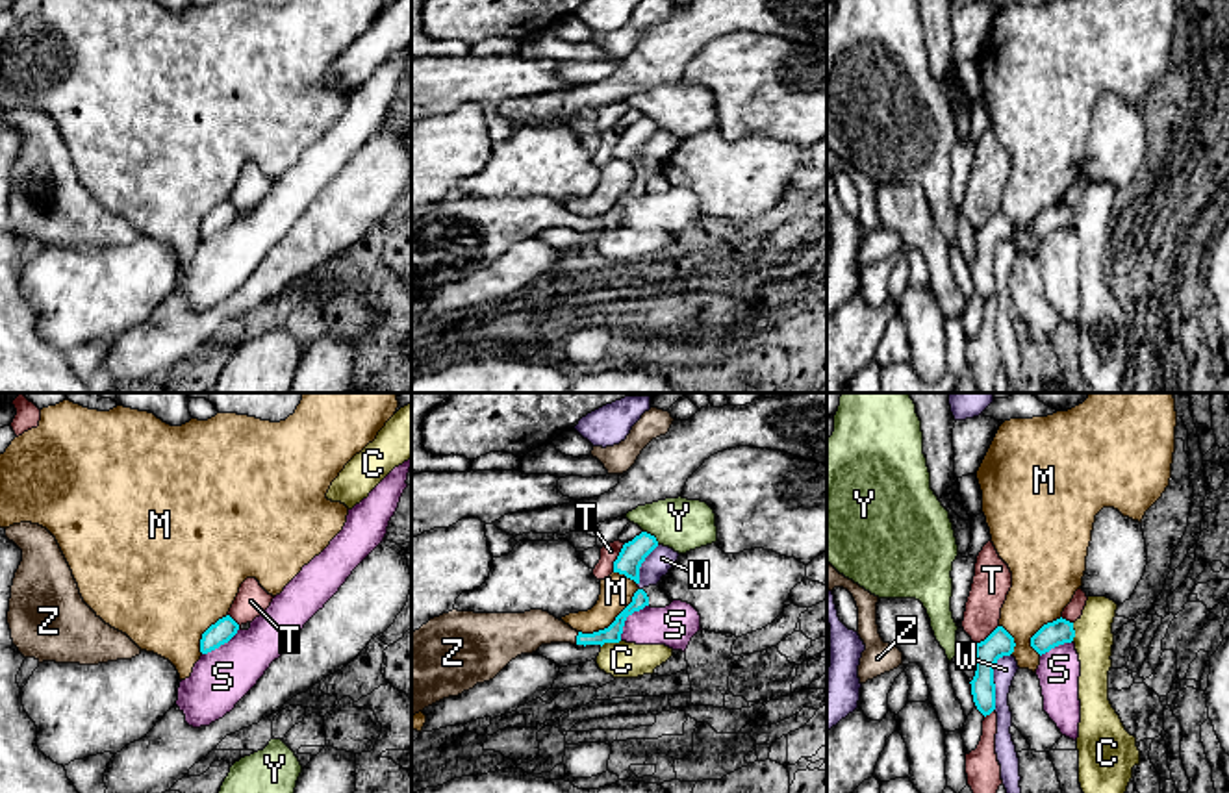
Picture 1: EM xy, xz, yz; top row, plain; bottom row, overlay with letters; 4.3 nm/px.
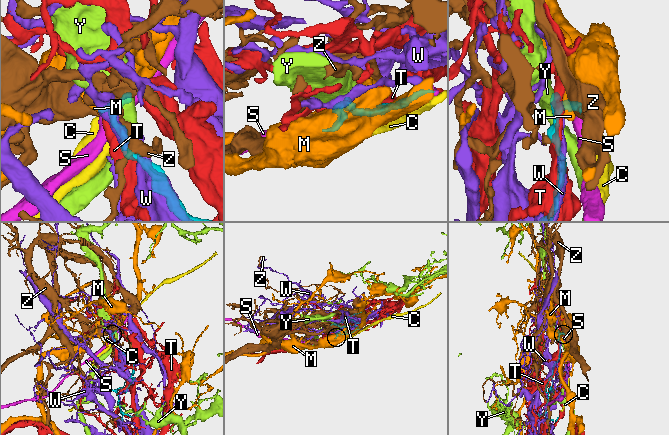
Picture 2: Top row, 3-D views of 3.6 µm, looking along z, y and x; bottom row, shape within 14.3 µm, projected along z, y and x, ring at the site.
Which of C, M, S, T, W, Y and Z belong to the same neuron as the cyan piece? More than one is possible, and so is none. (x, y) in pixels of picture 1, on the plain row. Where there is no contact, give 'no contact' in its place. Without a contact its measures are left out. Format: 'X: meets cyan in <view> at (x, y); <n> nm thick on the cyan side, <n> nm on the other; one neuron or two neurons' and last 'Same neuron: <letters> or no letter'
C: meets cyan in xz at (610, 226); 80 nm thick on the cyan side, 160 nm on the other; two neurons
M: meets cyan in xz at (614, 206); 80 nm thick on the cyan side, 140 nm on the other; two neurons
S: meets cyan in xz at (625, 204); 80 nm thick on the cyan side, 180 nm on the other; two neurons
T: meets cyan in xz at (618, 143); 110 nm thick on the cyan side, 80 nm on the other; two neurons
W: meets cyan in yz at (992, 264); 120 nm thick on the cyan side, 100 nm on the other; two neurons
Y: meets cyan in xz at (653, 121); 110 nm thick on the cyan side, 220 nm on the other; two neurons
Z: meets cyan in xz at (577, 223); 80 nm thick on the cyan side, 180 nm on the other; one neuron
Same neuron: Z

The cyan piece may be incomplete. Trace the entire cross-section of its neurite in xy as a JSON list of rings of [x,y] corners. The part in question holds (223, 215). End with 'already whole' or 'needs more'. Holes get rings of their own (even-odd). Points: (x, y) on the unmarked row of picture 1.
[[[230,202],[219,204],[215,209],[211,209],[200,224],[200,237],[208,239],[221,230],[228,228],[239,215],[239,209]]] | already whole

